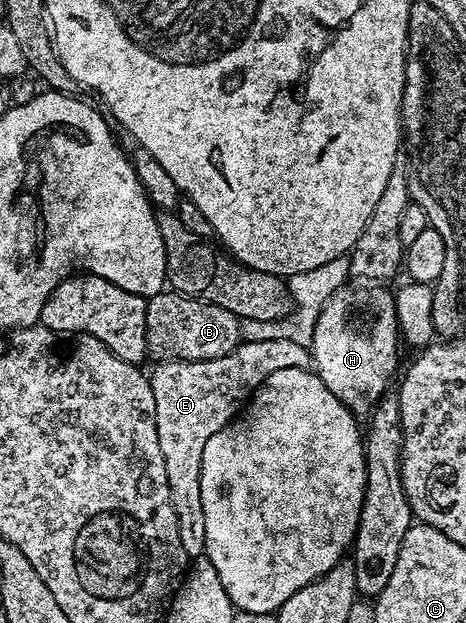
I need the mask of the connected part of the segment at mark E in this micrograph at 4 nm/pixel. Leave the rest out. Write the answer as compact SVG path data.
M258 340L241 341L234 352L214 360L171 361L162 363L156 371L151 371L150 374L156 405L158 444L162 444L162 458L166 463L166 480L170 484L170 496L174 504L174 512L178 516L178 536L182 536L182 548L188 553L189 559L195 560L204 554L206 544L206 516L202 516L202 484L200 483L202 448L206 448L206 440L210 440L214 432L218 432L232 421L237 413L236 398L247 399L264 378L270 376L270 372L276 372L281 368L309 369L312 366L312 356L308 346L294 344L294 340Z

